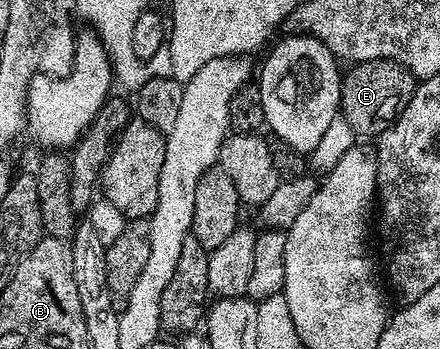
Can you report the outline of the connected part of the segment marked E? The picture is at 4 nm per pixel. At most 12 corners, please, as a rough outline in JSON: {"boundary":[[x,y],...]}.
{"boundary":[[393,59],[353,63],[340,114],[380,136],[418,80]]}

